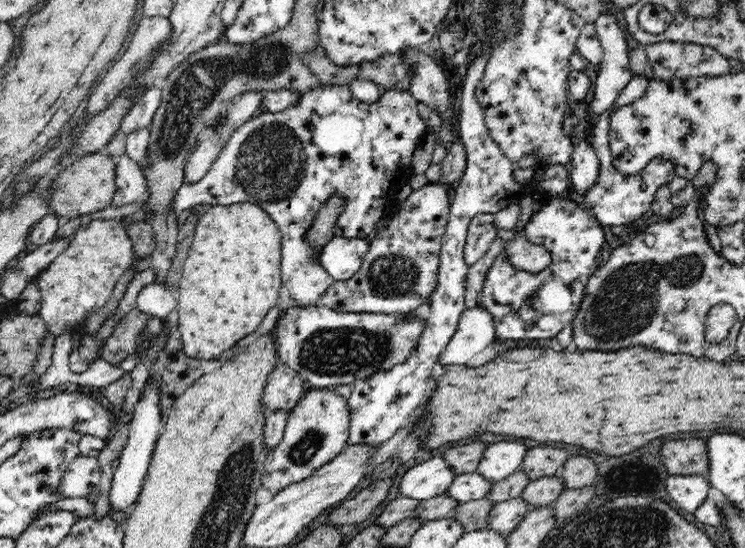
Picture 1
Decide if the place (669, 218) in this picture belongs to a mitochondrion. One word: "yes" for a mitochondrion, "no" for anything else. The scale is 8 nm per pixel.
no

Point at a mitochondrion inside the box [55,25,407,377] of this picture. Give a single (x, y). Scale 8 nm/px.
(194, 89)

